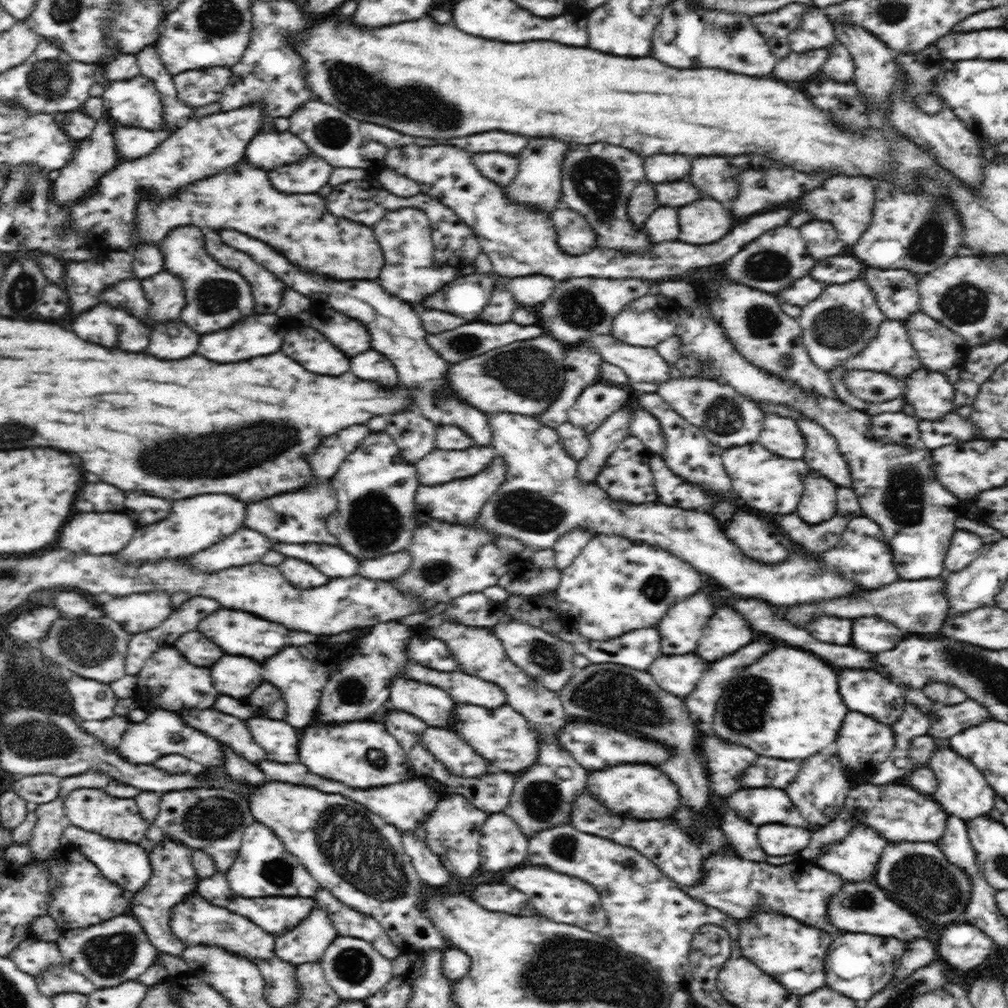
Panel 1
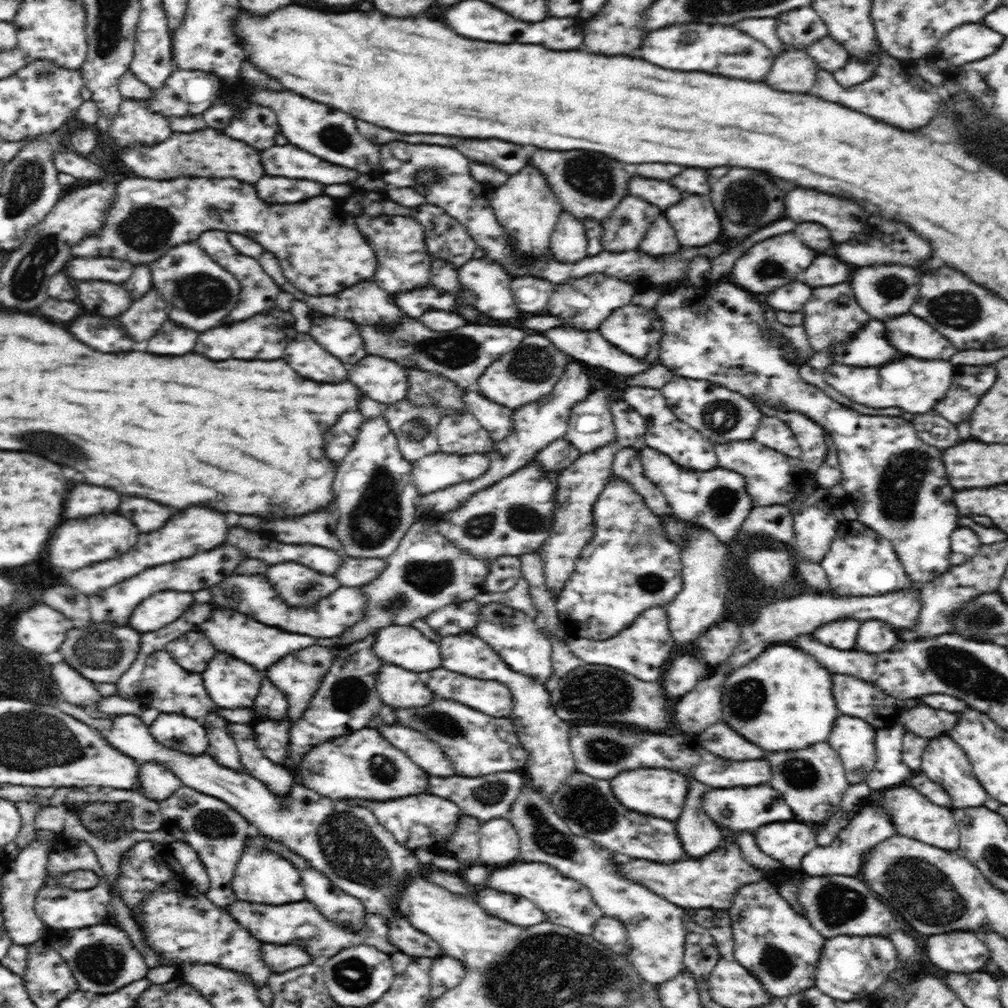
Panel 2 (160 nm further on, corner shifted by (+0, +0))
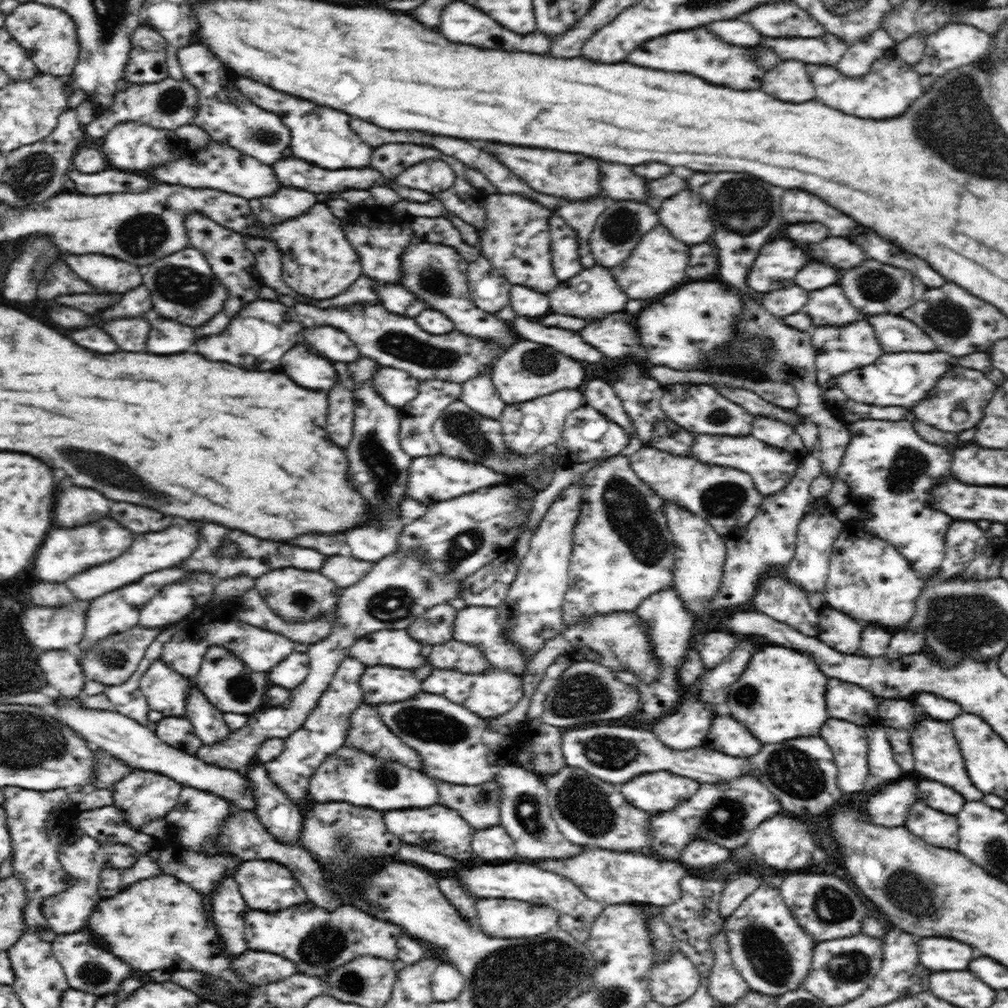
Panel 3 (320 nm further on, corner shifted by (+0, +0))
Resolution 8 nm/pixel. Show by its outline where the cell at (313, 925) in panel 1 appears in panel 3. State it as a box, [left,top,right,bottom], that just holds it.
[231,949,296,987]

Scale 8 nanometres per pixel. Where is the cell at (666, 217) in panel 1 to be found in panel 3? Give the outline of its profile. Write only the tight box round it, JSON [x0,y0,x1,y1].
[612,226,690,300]

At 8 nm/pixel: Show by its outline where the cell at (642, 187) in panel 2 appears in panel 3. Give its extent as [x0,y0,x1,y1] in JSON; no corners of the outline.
[600,162,648,202]

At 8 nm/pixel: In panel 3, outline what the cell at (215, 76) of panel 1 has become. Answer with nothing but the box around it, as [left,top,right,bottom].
[84,78,197,138]

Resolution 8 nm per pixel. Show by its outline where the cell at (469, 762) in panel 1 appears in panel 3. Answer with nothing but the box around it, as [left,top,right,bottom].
[344,703,423,770]

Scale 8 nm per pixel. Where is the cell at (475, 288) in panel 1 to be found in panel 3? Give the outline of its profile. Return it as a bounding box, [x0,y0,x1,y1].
[378,284,424,318]

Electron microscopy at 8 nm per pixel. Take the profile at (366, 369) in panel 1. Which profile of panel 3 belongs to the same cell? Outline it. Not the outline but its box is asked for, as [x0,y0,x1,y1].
[372,367,419,410]

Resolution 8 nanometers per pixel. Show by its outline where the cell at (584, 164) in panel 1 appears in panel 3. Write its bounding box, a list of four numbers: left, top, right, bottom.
[484,144,603,200]

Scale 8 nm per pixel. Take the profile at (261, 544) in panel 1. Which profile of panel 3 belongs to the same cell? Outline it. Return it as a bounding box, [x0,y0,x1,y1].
[78,566,194,652]

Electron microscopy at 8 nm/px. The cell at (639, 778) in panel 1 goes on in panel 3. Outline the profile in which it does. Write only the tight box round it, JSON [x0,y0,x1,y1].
[620,771,701,813]

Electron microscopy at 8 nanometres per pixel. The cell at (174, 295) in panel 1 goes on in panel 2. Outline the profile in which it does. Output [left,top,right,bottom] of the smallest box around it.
[118,290,168,342]

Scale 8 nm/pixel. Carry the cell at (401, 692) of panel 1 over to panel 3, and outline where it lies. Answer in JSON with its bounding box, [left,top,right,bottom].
[360,666,422,705]

